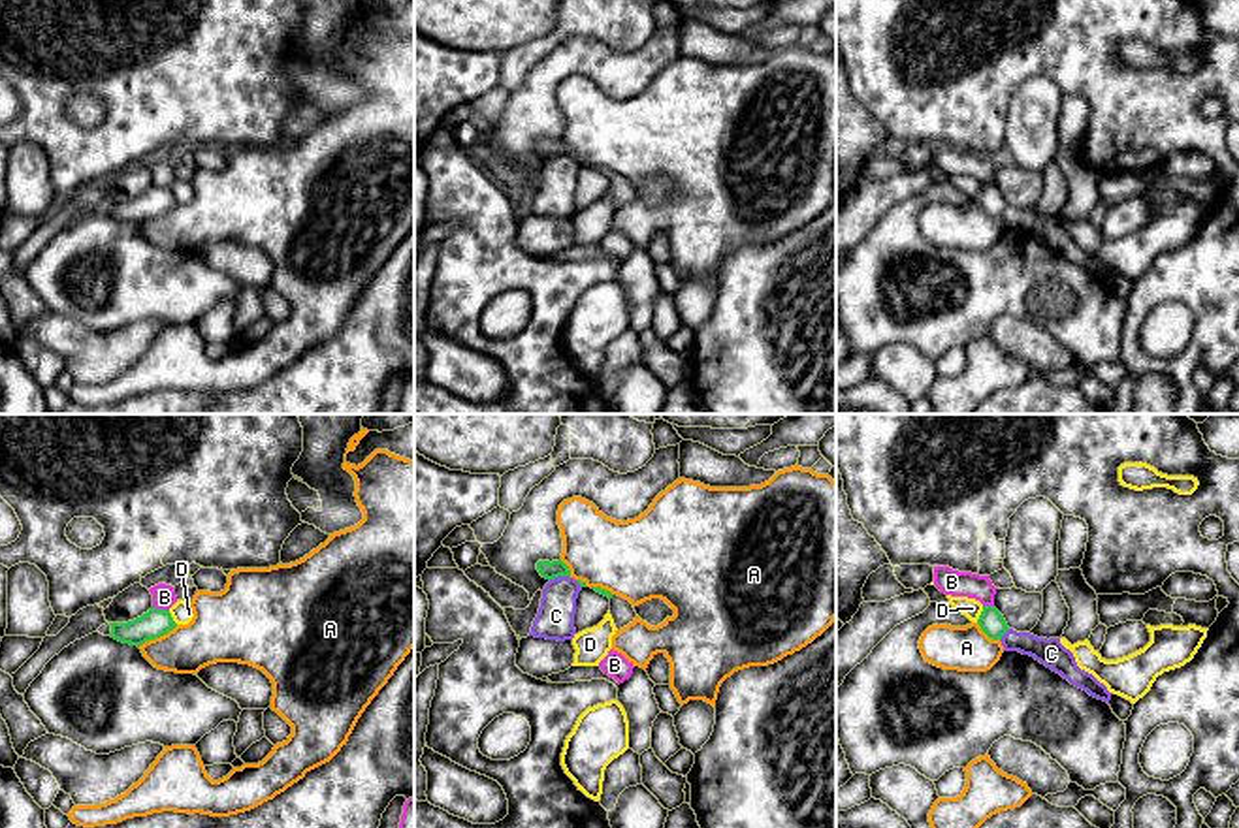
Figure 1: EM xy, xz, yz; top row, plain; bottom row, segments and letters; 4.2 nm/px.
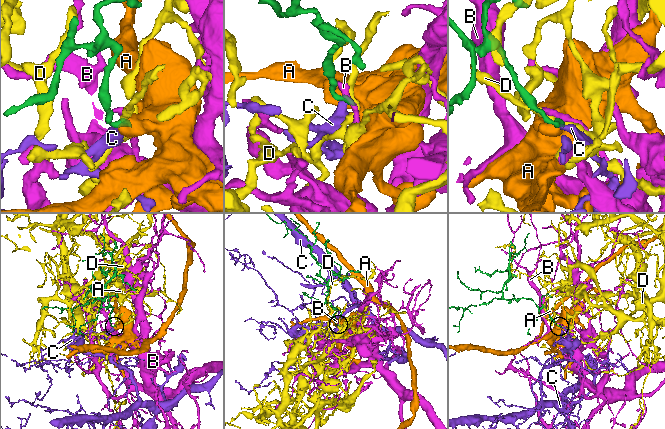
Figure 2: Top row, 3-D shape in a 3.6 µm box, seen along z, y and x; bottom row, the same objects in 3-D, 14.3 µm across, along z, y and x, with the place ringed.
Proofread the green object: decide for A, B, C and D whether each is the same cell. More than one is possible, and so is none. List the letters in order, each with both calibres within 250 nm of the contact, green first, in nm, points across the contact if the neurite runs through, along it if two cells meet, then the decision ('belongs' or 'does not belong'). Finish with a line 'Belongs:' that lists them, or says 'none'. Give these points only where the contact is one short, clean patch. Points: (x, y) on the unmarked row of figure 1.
A: calibres 120 and 240 nm; border xy (177, 204), (138, 224); does not belong
B: calibres 120 and 100 nm; does not belong
C: calibres 70 and 160 nm; border xz (569, 155), (554, 155), (550, 159); does not belong
D: calibres 110 and 90 nm; does not belong
Belongs: none

